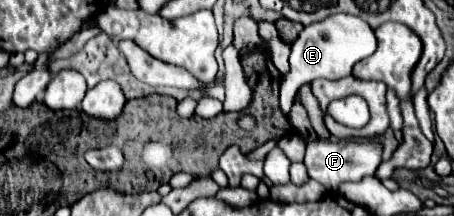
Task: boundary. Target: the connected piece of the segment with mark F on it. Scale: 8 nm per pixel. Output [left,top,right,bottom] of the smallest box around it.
[304,140,382,192]

